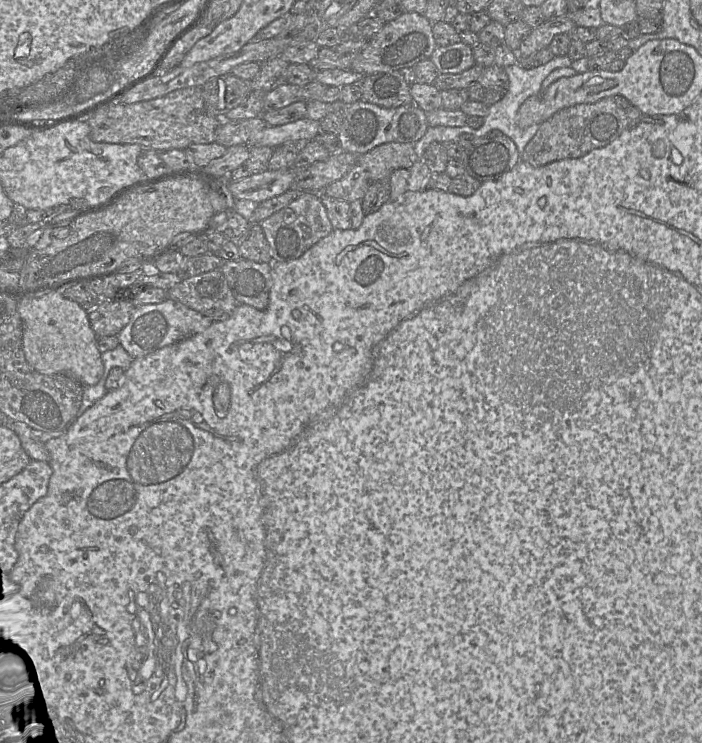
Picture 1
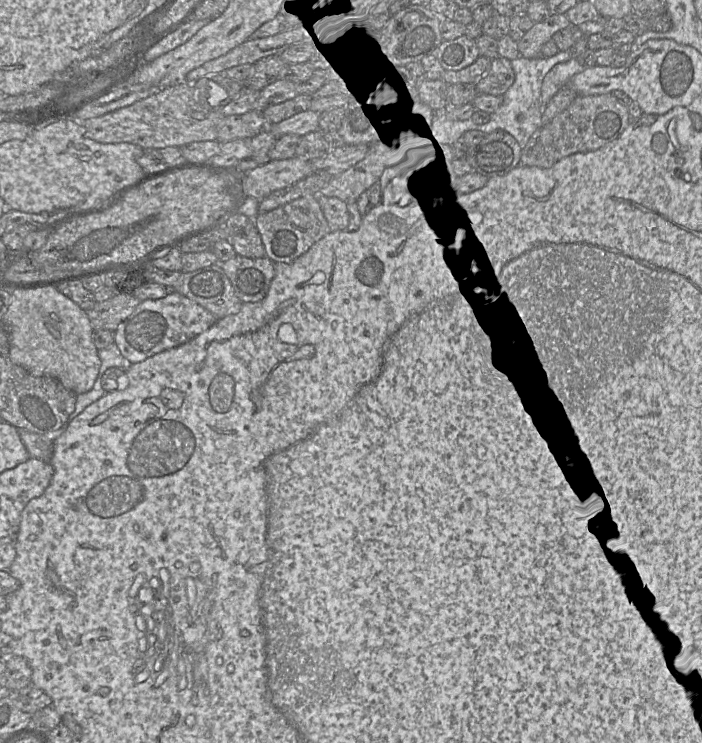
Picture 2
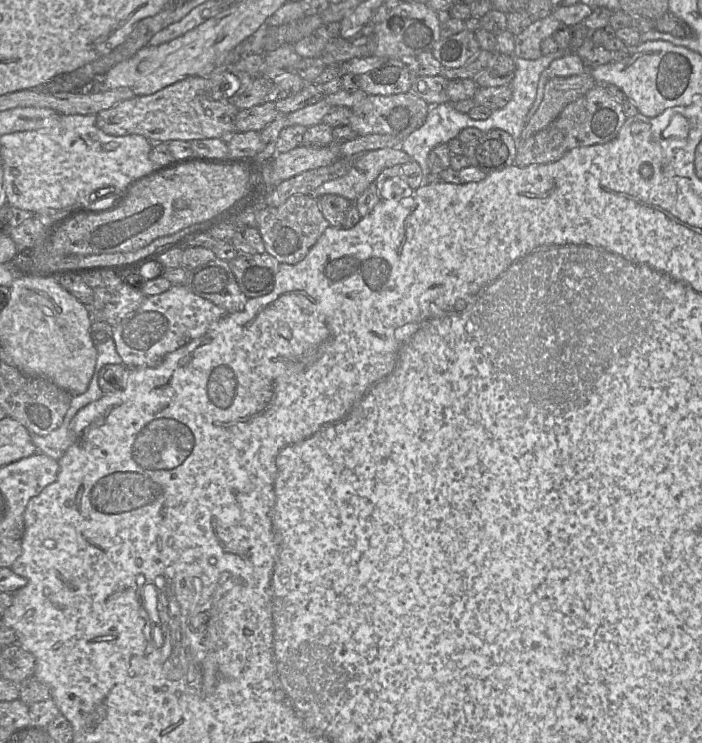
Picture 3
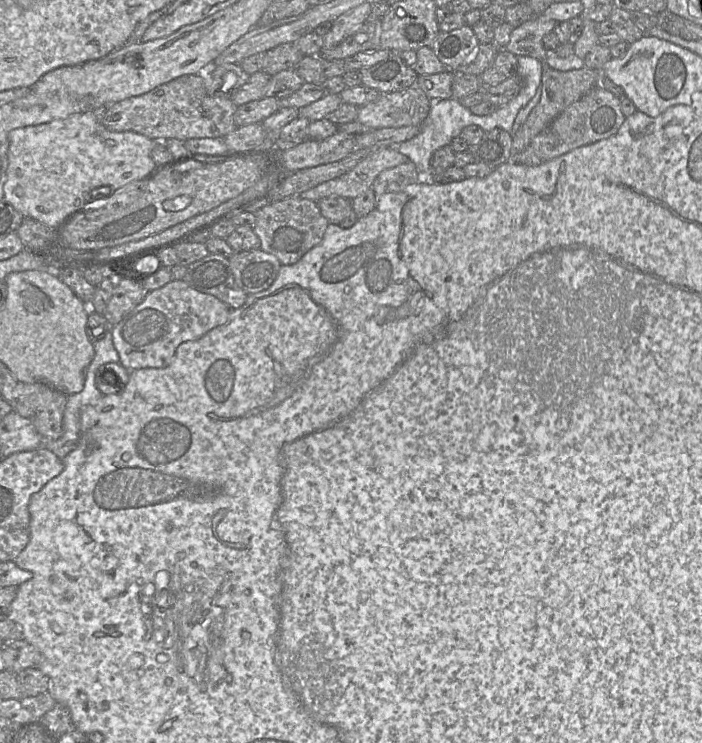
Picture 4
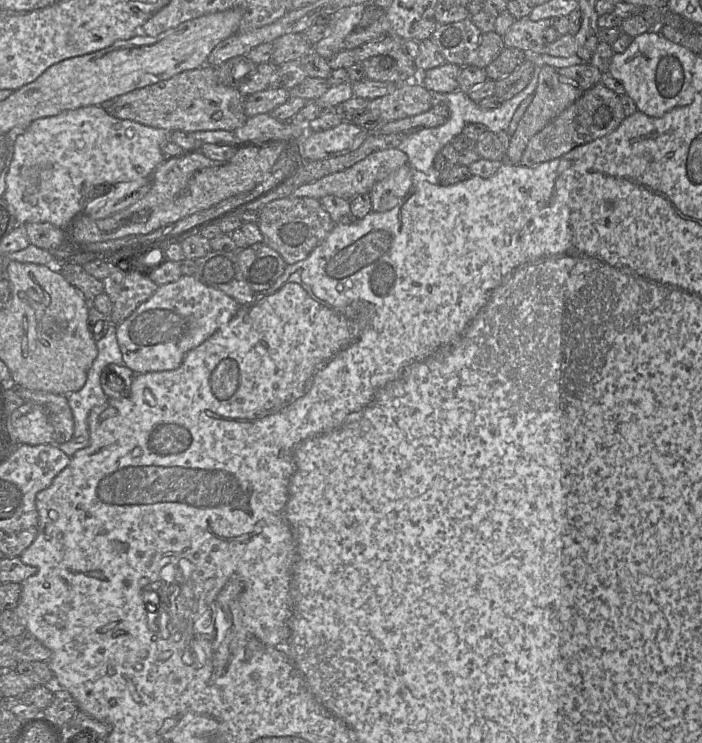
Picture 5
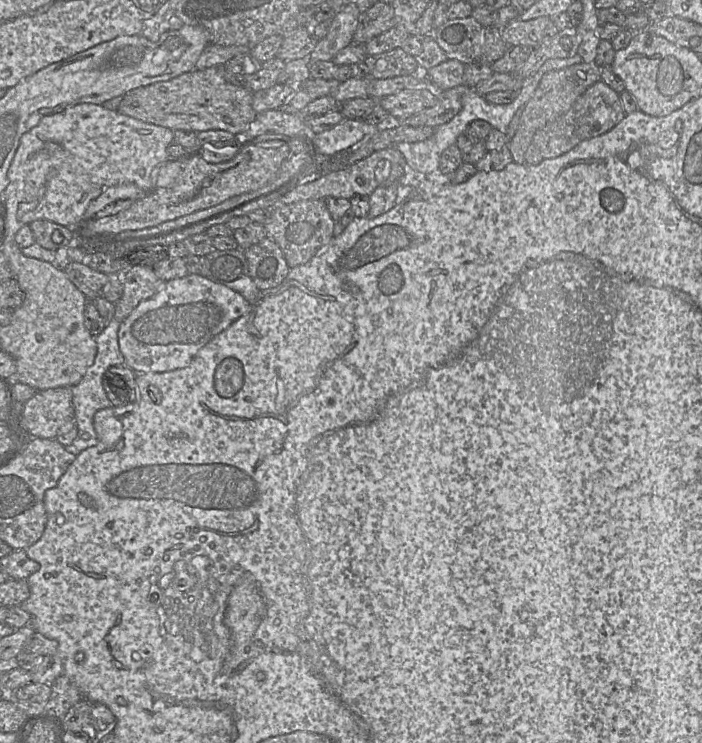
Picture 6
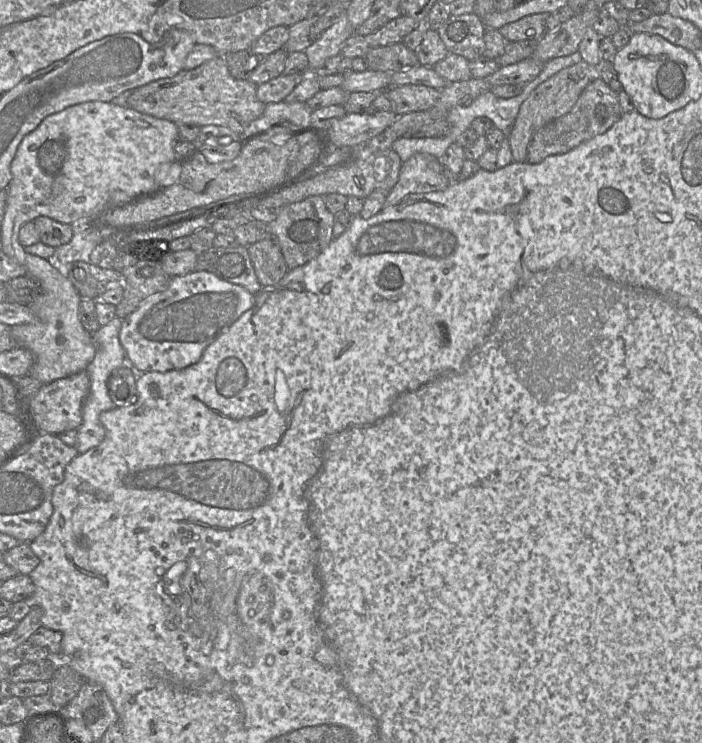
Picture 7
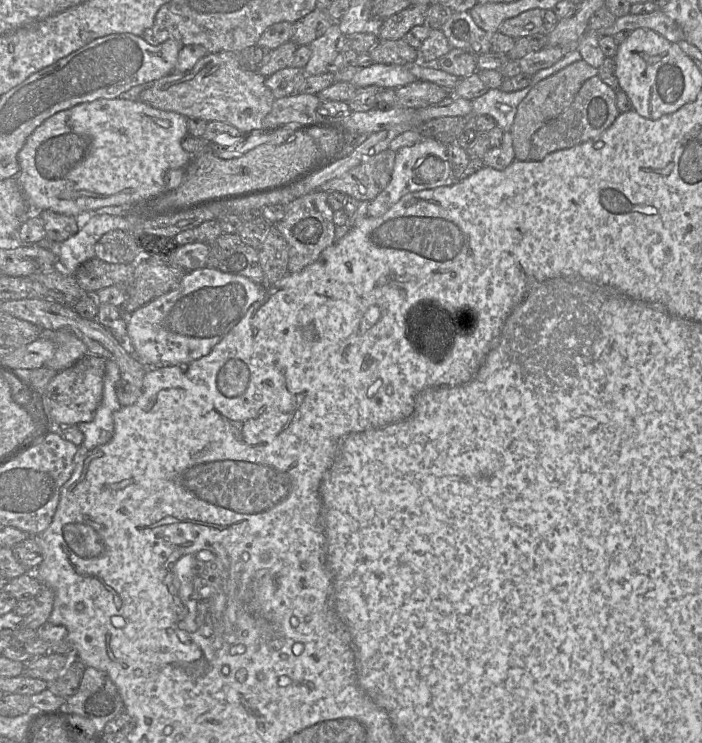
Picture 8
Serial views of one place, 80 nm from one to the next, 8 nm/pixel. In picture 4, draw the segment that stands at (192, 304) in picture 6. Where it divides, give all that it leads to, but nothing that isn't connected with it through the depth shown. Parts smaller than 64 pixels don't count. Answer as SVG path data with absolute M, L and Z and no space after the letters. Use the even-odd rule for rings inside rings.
M172 280L148 292L143 301L112 329L120 363L129 371L165 368L172 362L181 344L198 340L225 324L231 310L215 296L192 288L186 281Z

